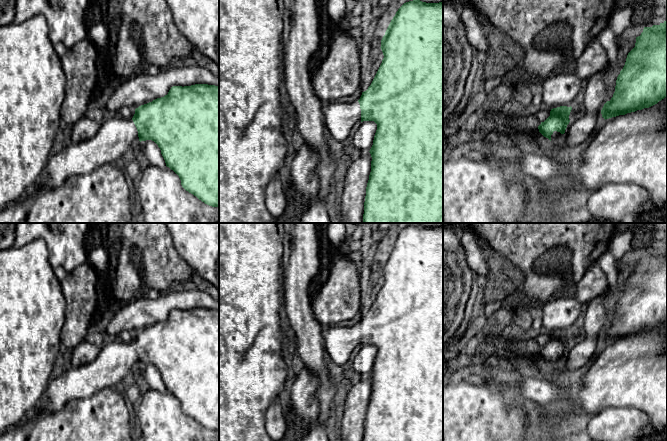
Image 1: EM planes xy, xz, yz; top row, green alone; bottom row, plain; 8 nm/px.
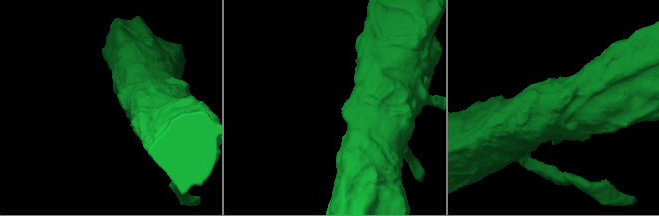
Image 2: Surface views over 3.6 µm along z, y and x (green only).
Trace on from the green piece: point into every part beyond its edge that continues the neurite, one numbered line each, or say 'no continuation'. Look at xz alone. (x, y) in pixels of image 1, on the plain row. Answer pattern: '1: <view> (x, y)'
1: xz (341, 343)

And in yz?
1: yz (556, 360)

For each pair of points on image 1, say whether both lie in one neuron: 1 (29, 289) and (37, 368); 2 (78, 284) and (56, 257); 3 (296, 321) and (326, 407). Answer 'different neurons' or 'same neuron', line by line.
1: same neuron
2: different neurons
3: same neuron

